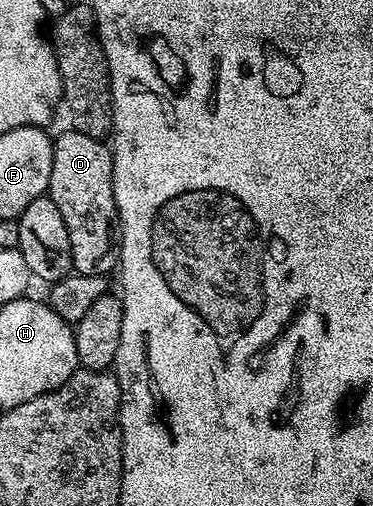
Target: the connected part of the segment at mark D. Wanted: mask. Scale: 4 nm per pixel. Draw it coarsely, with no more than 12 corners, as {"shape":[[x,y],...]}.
{"shape":[[55,134],[47,194],[76,274],[119,265],[106,141]]}

